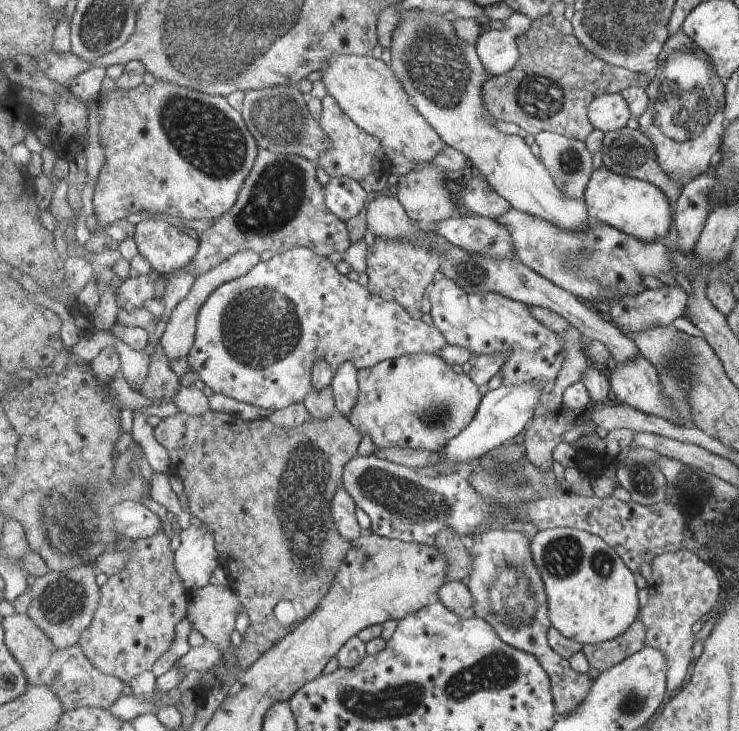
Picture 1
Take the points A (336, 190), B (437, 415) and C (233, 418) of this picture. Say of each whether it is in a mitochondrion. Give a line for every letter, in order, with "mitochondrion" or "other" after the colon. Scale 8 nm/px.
A: other
B: mitochondrion
C: other

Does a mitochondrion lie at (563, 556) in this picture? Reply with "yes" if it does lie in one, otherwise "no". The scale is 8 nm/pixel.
yes

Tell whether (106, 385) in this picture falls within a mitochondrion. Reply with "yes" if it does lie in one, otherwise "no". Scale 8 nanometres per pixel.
no

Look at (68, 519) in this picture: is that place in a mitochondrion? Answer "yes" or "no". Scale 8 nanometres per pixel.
yes

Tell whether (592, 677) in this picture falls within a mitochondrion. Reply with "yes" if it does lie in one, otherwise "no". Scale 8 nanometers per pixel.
no

